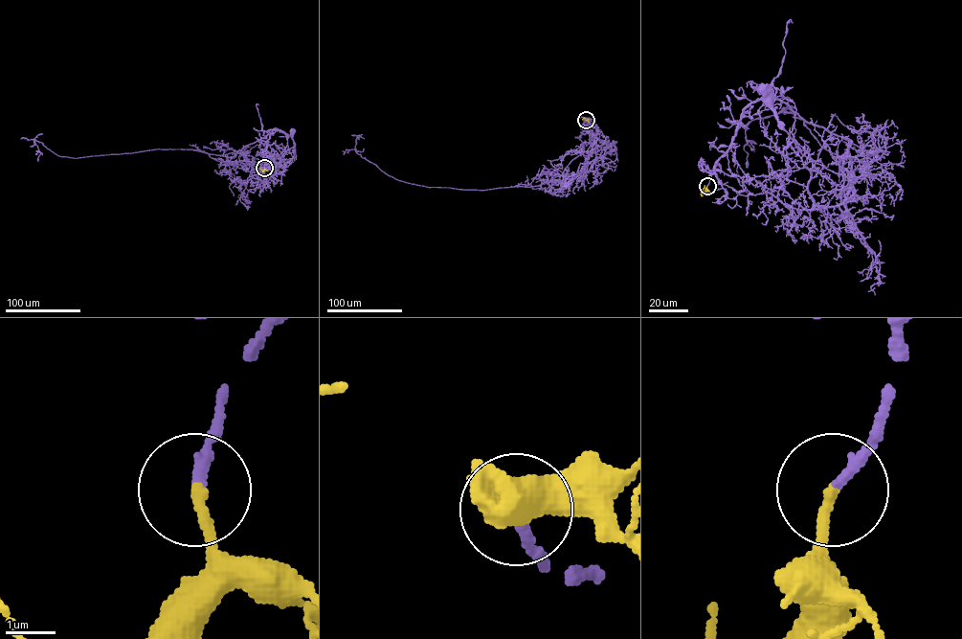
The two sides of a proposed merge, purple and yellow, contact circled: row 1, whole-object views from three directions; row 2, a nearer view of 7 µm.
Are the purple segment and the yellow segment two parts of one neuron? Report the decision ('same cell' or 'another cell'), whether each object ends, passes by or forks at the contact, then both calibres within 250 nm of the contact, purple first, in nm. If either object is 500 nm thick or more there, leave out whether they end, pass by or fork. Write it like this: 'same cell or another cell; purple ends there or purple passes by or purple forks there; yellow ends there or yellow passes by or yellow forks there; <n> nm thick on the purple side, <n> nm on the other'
same cell; purple ends there; yellow ends there; 220 nm thick on the purple side, 220 nm on the other

